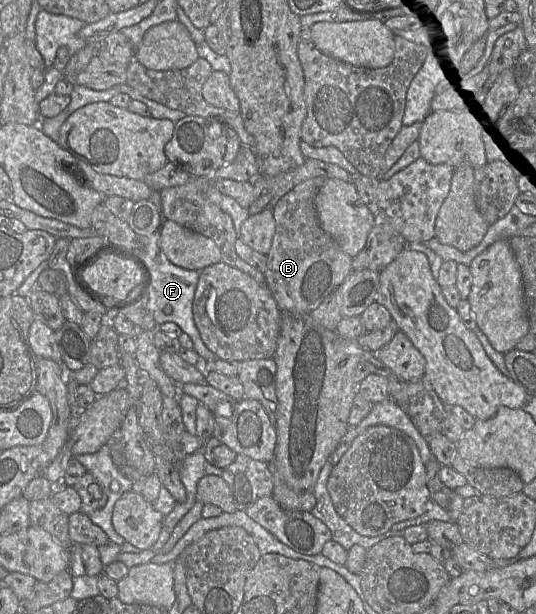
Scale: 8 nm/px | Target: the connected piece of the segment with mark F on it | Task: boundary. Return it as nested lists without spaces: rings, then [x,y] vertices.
[[[160,230],[140,237],[140,255],[151,273],[151,285],[148,291],[148,308],[158,325],[165,322],[174,322],[180,326],[184,333],[193,341],[194,350],[207,362],[212,363],[218,359],[204,344],[199,330],[195,325],[192,305],[195,291],[198,285],[200,271],[188,270],[176,266],[168,260],[159,246]]]

